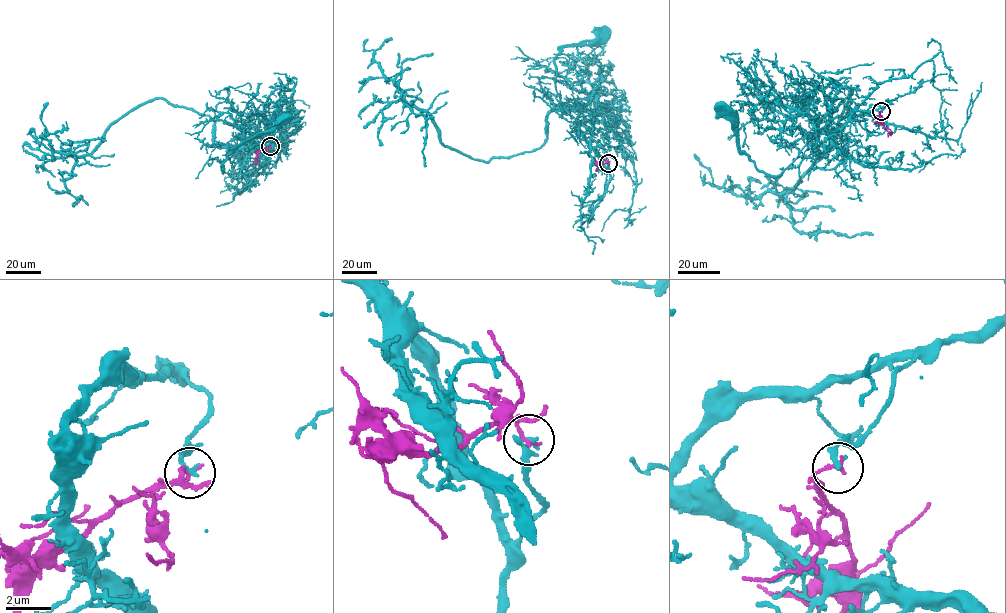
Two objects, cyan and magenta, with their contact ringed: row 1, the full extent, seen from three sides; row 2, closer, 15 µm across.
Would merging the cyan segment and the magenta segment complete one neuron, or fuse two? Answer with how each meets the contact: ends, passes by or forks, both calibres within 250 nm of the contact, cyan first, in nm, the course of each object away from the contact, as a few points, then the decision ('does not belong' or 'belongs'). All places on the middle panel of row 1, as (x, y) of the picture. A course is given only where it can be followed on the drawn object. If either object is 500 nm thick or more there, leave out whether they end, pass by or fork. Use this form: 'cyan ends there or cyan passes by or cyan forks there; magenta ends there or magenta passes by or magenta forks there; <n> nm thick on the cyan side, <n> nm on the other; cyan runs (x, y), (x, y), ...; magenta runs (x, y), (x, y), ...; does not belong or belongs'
cyan ends there; magenta ends there; 240 nm thick on the cyan side, 180 nm on the other; cyan runs (608, 163), (607, 171), (577, 126), (579, 111), (562, 103), (555, 82), (554, 60), (561, 48), (601, 33); magenta runs (608, 163), (598, 165), (596, 171), (596, 168); does not belong

